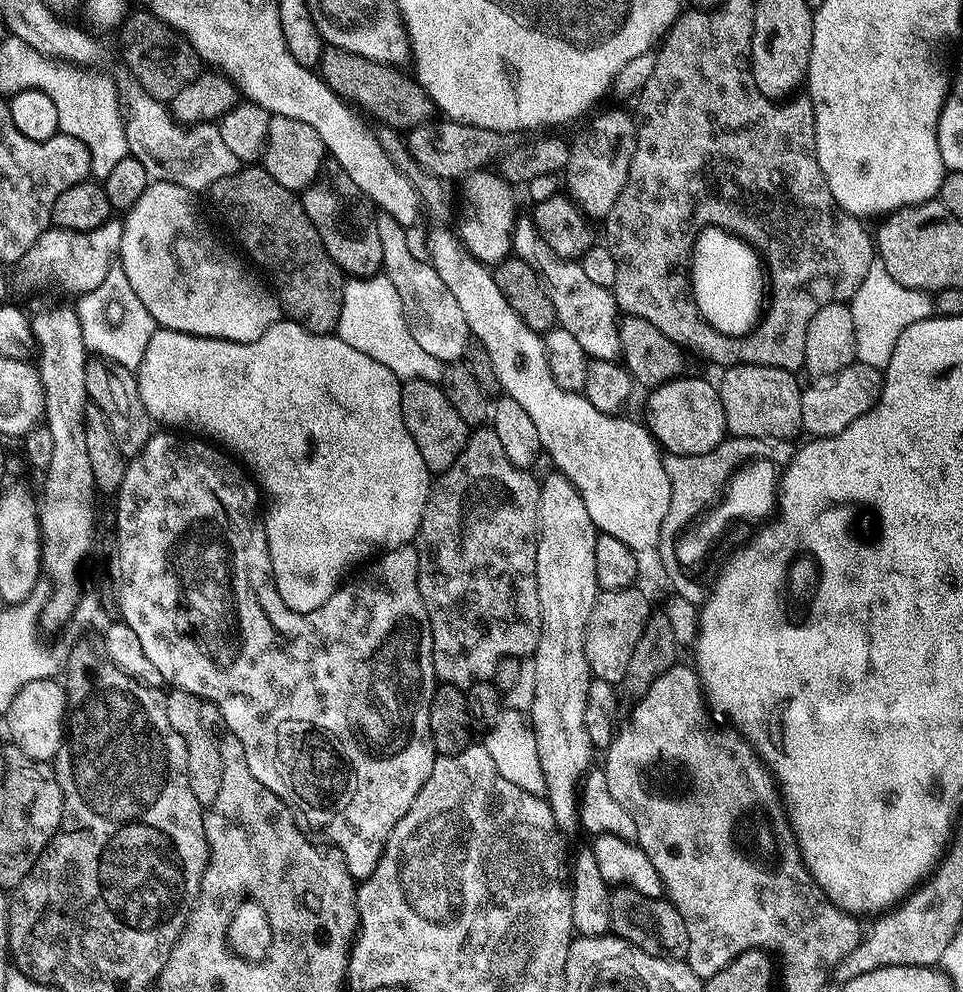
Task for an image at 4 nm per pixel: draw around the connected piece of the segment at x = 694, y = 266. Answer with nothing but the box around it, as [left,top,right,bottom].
[690,228,766,336]

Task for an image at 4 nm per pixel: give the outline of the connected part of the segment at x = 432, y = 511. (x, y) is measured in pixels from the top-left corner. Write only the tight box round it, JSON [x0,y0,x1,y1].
[414,426,540,689]

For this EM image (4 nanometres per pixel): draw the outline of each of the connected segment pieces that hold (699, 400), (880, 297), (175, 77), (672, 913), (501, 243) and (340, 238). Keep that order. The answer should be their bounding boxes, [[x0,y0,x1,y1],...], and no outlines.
[[643,374,726,456],[850,258,934,370],[120,10,202,102],[608,886,690,961],[456,169,518,266],[300,159,384,278]]

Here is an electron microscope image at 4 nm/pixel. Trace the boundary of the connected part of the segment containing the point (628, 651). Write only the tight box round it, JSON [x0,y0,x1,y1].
[584,586,654,686]

